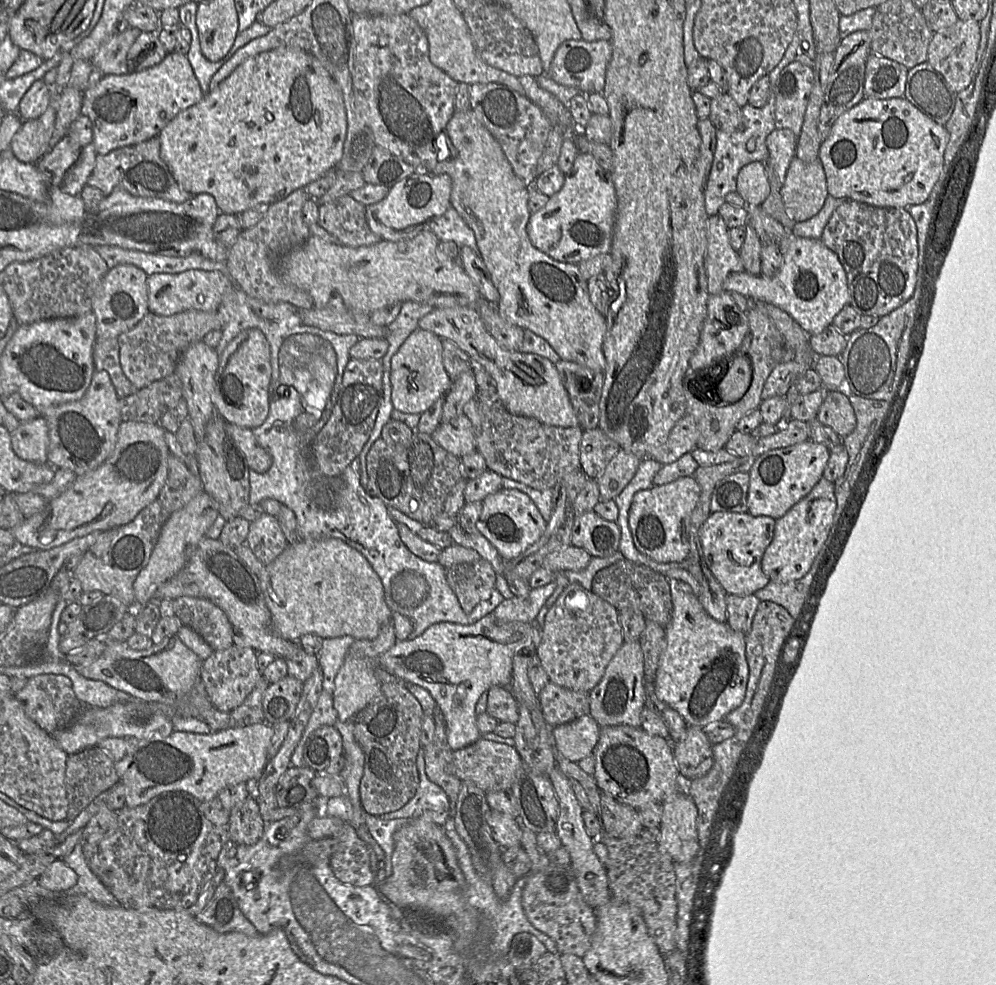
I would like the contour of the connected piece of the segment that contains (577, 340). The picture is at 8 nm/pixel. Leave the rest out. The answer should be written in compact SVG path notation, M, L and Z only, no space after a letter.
M471 108L462 112L455 111L445 127L445 133L451 143L451 157L438 162L430 174L446 173L452 179L451 207L474 232L478 254L499 292L496 305L500 315L510 323L545 339L561 359L603 373L606 366L603 353L607 329L605 316L592 304L587 290L588 281L581 276L578 264L554 260L532 244L527 232L531 216L528 207L530 187L514 173L498 141Z

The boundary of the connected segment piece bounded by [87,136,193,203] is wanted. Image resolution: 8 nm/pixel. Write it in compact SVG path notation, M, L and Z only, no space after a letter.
M158 136L149 140L120 147L109 153L97 154L95 167L87 185L95 187L108 196L116 187L121 187L134 196L154 197L175 203L183 203L193 195L183 190L174 179L169 167L160 156Z

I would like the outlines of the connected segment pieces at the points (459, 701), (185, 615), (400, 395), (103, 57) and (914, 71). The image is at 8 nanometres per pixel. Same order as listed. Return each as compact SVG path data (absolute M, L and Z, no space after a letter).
M494 613L485 615L473 624L441 622L429 626L415 638L397 641L378 658L378 663L390 674L419 685L431 694L444 716L448 744L452 750L458 750L482 737L476 723L476 704L481 695L494 686L509 688L514 658L532 644L534 627L534 623L499 620Z
M179 597L173 600L174 615L177 616L183 626L188 626L198 633L213 649L213 651L224 650L233 645L233 629L226 614L214 603L207 599L196 597Z
M417 329L412 332L390 361L391 402L397 411L403 413L421 414L429 409L442 396L449 391L452 379L443 366L443 344L441 338L431 331Z
M126 27L116 31L90 59L102 75L123 75L129 73L127 54L141 31Z
M926 61L909 69L903 98L944 126L954 110L957 93Z

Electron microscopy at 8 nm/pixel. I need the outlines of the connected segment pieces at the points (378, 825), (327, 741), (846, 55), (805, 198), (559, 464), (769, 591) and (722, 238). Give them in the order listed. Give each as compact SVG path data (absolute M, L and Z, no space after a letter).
M366 812L365 821L367 828L384 852L386 876L392 873L391 858L394 850L394 834L410 822L409 819L382 820Z
M322 726L308 737L303 750L303 761L305 766L316 772L324 772L343 751L340 732L334 726Z
M856 31L845 35L840 40L834 52L834 64L825 89L824 100L818 120L818 133L821 142L829 136L836 120L865 98L865 67L870 51L871 47L868 31Z
M795 156L781 188L788 216L796 222L810 219L821 210L828 195L821 161L805 162Z
M478 391L464 406L463 413L473 426L476 450L485 459L487 469L538 490L551 489L566 474L581 470L580 427L545 425L526 416L509 413L496 392Z
M820 550L816 555L811 568L804 577L786 583L770 581L765 587L757 590L753 594L760 601L771 601L784 607L795 619L800 612L809 585L822 559Z
M710 215L707 220L707 248L705 269L710 295L722 292L725 279L734 272L744 271L739 252L729 241L729 228L720 215Z

